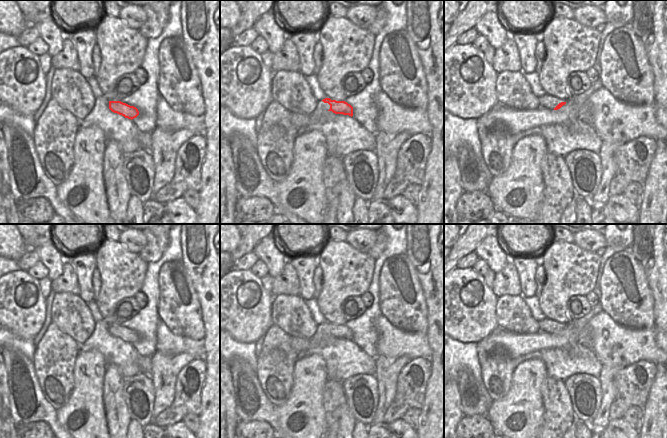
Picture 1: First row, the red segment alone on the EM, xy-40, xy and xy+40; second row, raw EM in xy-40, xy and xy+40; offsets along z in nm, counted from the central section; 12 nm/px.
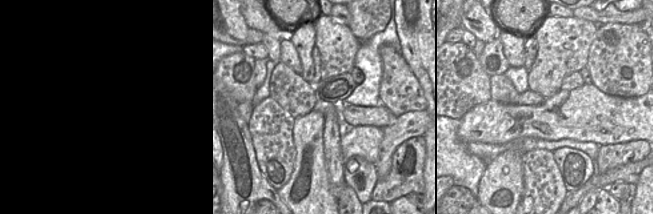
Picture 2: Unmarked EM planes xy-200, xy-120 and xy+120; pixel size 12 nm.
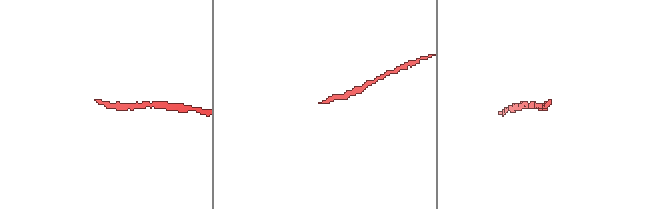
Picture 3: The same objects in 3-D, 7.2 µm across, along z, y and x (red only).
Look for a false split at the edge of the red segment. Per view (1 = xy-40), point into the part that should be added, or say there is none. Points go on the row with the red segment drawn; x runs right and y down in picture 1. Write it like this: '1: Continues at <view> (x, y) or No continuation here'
1: No continuation here

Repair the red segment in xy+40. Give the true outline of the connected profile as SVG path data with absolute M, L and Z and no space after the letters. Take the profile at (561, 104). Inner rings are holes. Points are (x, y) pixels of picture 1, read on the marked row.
M545 94L544 96L539 97L538 100L539 100L540 107L545 107L545 108L550 109L550 110L558 110L563 105L566 104L565 99L559 99L556 97L552 97L548 94Z

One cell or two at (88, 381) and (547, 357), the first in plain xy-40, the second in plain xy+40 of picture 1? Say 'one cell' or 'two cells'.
two cells

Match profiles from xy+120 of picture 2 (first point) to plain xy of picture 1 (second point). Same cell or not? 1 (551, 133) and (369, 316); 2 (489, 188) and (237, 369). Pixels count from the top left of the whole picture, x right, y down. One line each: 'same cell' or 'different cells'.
1: different cells
2: different cells

